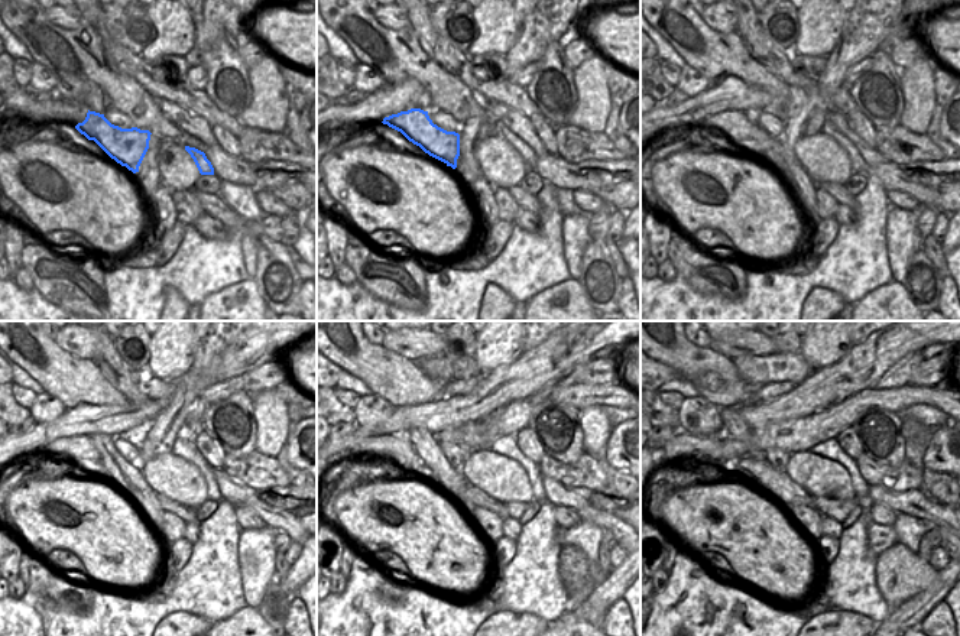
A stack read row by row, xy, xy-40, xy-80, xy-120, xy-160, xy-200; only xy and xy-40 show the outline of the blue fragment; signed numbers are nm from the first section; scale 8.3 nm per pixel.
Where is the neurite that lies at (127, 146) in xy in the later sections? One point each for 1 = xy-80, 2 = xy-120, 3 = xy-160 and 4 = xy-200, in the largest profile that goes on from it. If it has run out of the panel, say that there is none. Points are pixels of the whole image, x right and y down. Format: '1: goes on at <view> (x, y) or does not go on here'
1: goes on at xy-80 (739, 127)
2: goes on at xy-120 (81, 451)
3: goes on at xy-160 (398, 448)
4: goes on at xy-200 (683, 445)

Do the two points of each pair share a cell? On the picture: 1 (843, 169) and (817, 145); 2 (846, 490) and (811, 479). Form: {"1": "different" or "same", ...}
{"1": "same", "2": "same"}

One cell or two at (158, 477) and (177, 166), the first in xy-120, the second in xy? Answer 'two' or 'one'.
one

